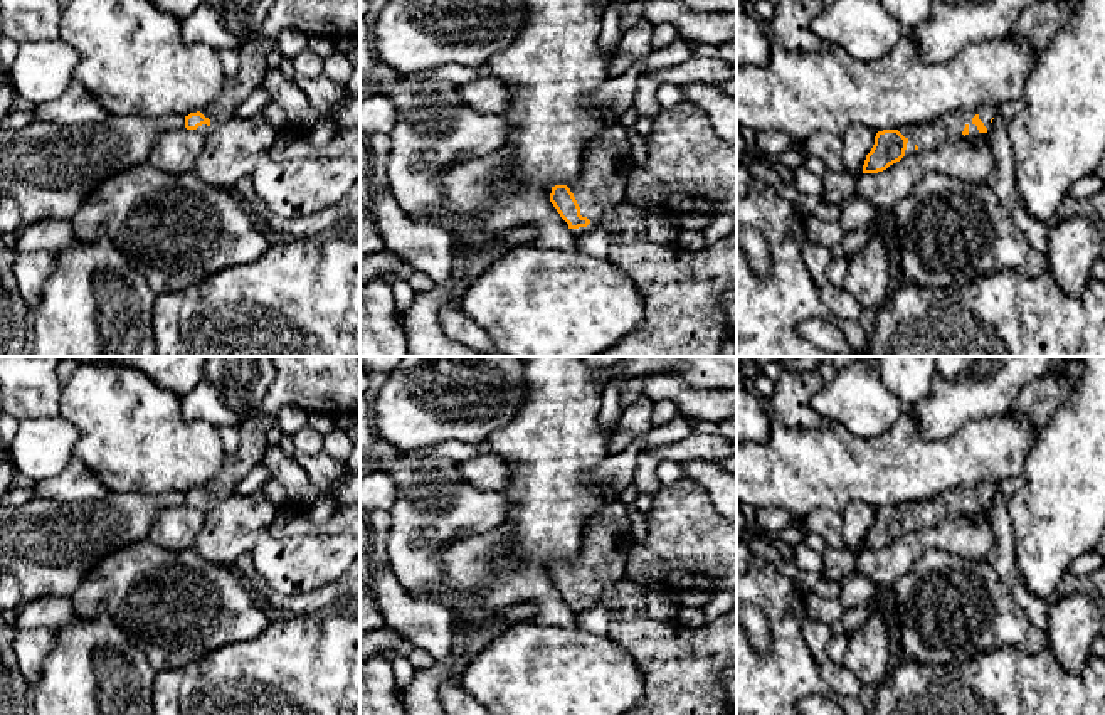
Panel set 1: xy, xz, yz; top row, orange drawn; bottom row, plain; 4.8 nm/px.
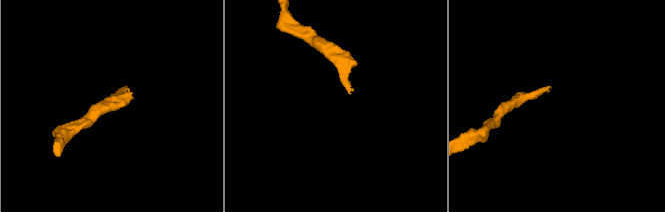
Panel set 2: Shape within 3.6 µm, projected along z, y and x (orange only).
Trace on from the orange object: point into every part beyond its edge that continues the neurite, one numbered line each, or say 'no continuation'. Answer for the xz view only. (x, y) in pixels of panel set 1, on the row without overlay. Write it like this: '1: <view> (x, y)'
1: xz (601, 561)

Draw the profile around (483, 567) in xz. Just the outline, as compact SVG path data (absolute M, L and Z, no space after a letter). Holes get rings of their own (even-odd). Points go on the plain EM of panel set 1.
M503 523L491 532L456 540L442 555L441 565L452 589L466 596L464 602L449 602L424 589L407 594L419 601L436 601L452 612L464 606L484 606L503 611L523 601L537 601L538 622L577 629L577 614L560 594L548 572L525 562L510 548L513 527Z

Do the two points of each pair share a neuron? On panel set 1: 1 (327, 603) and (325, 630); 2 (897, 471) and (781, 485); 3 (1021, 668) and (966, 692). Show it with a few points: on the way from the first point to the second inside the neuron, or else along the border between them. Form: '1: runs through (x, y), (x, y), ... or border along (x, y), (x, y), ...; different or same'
1: border along (333, 609), (288, 616); different
2: runs through (868, 471), (809, 471); same
3: runs through (1008, 682), (998, 692), (979, 692); same

